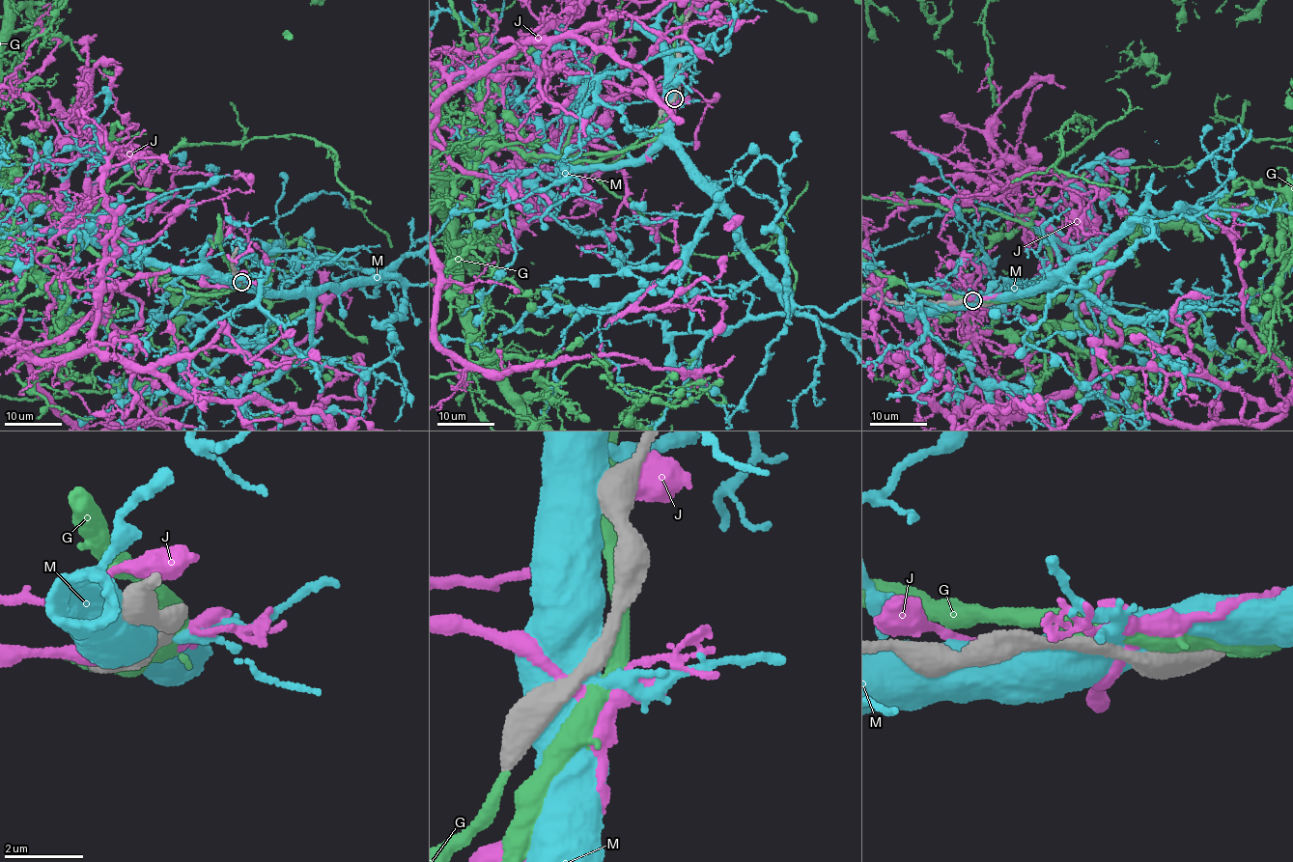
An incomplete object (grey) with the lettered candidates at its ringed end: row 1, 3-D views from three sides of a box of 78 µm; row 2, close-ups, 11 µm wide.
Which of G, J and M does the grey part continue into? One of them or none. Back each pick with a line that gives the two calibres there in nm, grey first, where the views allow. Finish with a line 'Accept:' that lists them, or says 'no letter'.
G: calibres 300 and 440 nm
Accept: G

